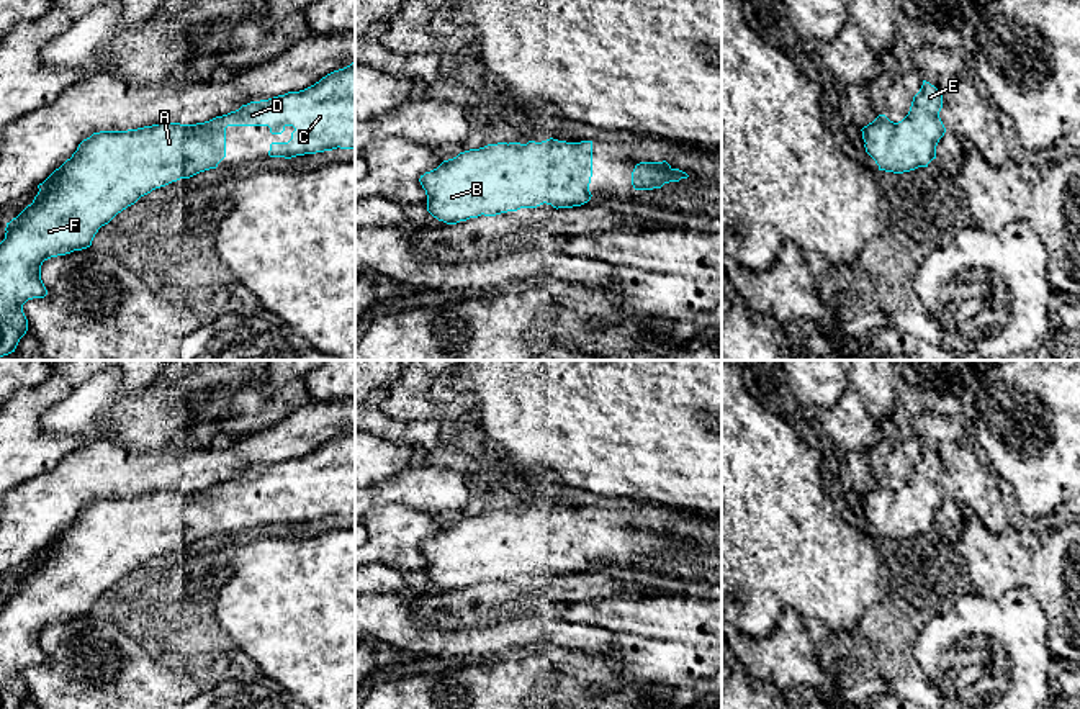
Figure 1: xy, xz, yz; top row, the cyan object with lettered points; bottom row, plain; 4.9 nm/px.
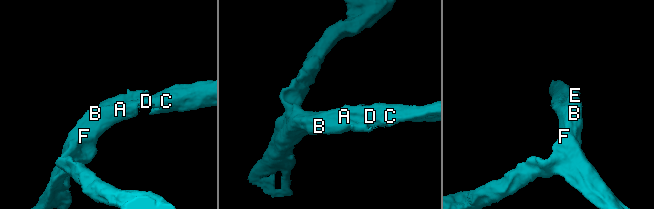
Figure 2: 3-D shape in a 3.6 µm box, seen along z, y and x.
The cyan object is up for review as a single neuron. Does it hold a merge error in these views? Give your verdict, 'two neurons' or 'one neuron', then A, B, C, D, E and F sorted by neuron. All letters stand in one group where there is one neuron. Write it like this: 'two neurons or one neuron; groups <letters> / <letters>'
one neuron; groups A B C D E F

